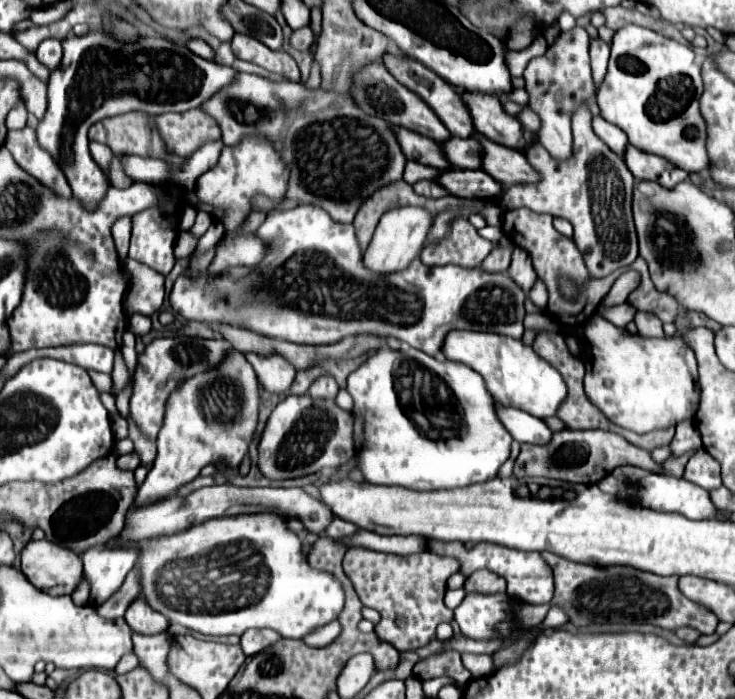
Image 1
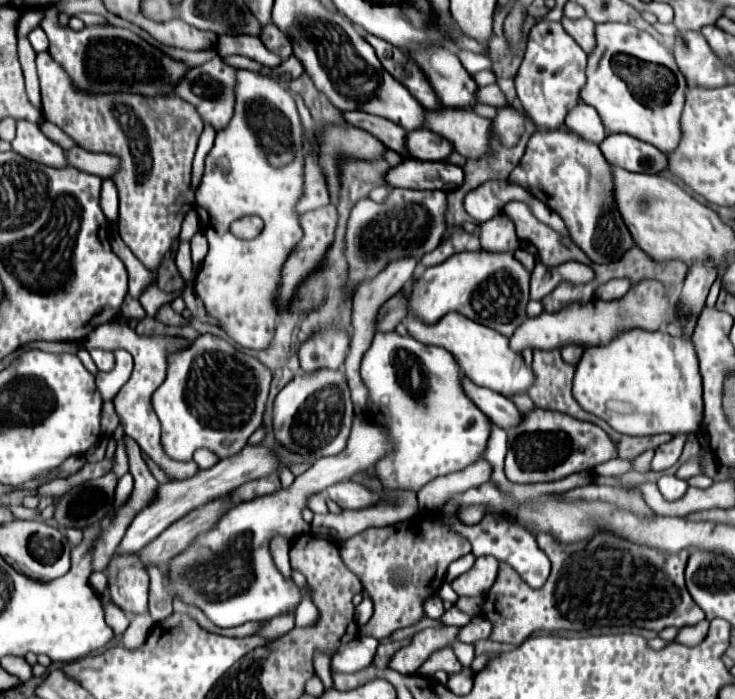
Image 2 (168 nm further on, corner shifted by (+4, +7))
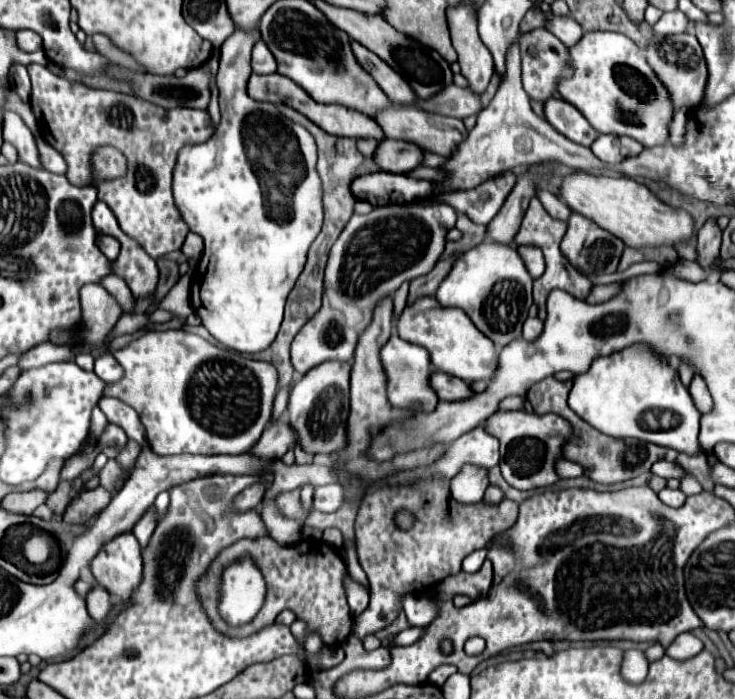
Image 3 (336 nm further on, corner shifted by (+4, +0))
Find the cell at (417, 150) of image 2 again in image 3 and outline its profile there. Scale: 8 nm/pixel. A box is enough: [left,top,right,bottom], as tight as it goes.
[375,140,425,174]

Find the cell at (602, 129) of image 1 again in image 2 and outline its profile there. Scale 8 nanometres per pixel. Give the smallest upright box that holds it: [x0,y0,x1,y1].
[565,103,607,143]

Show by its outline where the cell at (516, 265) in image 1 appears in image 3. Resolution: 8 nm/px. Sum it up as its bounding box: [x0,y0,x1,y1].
[517,246,545,278]

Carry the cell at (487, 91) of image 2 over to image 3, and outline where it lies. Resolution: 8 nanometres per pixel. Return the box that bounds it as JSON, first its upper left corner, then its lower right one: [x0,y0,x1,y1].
[417,86,483,118]

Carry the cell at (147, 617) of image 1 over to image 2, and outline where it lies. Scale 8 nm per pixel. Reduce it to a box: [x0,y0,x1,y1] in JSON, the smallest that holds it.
[107,555,149,613]

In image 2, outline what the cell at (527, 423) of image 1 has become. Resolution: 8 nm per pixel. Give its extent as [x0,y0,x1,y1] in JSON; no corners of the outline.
[463,375,521,429]

